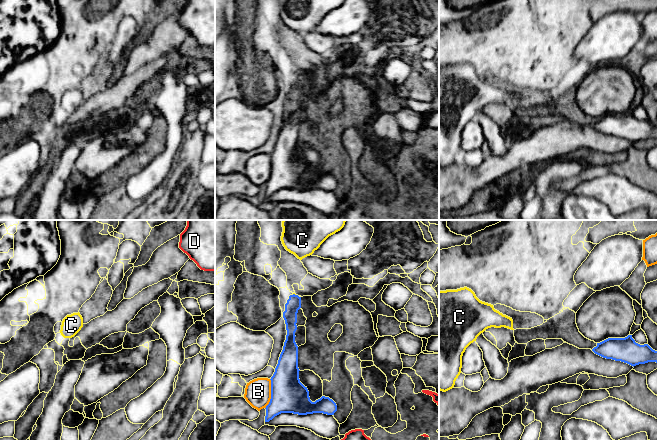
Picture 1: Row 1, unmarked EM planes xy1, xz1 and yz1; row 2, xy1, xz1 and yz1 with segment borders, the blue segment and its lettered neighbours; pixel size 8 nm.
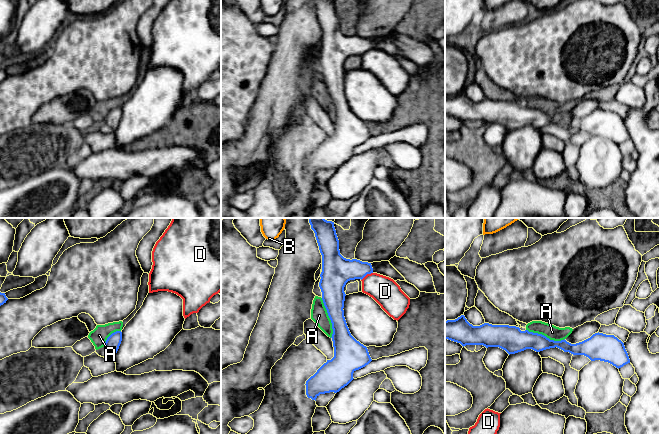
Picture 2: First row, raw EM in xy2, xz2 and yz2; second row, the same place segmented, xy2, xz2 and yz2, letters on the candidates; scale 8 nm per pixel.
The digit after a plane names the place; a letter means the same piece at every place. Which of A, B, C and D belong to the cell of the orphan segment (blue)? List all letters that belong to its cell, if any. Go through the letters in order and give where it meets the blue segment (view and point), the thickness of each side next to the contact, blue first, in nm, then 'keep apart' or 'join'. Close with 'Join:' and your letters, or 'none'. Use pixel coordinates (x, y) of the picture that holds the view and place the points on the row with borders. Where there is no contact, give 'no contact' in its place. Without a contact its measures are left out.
A: xz2 (329, 317) | 190/140 nm | keep apart
B: xz1 (271, 394) | 280/200 nm | keep apart
C: xz1 (294, 294) | 120/20 nm | join
D: xz2 (366, 274) | 240/220 nm | keep apart
Join: C

